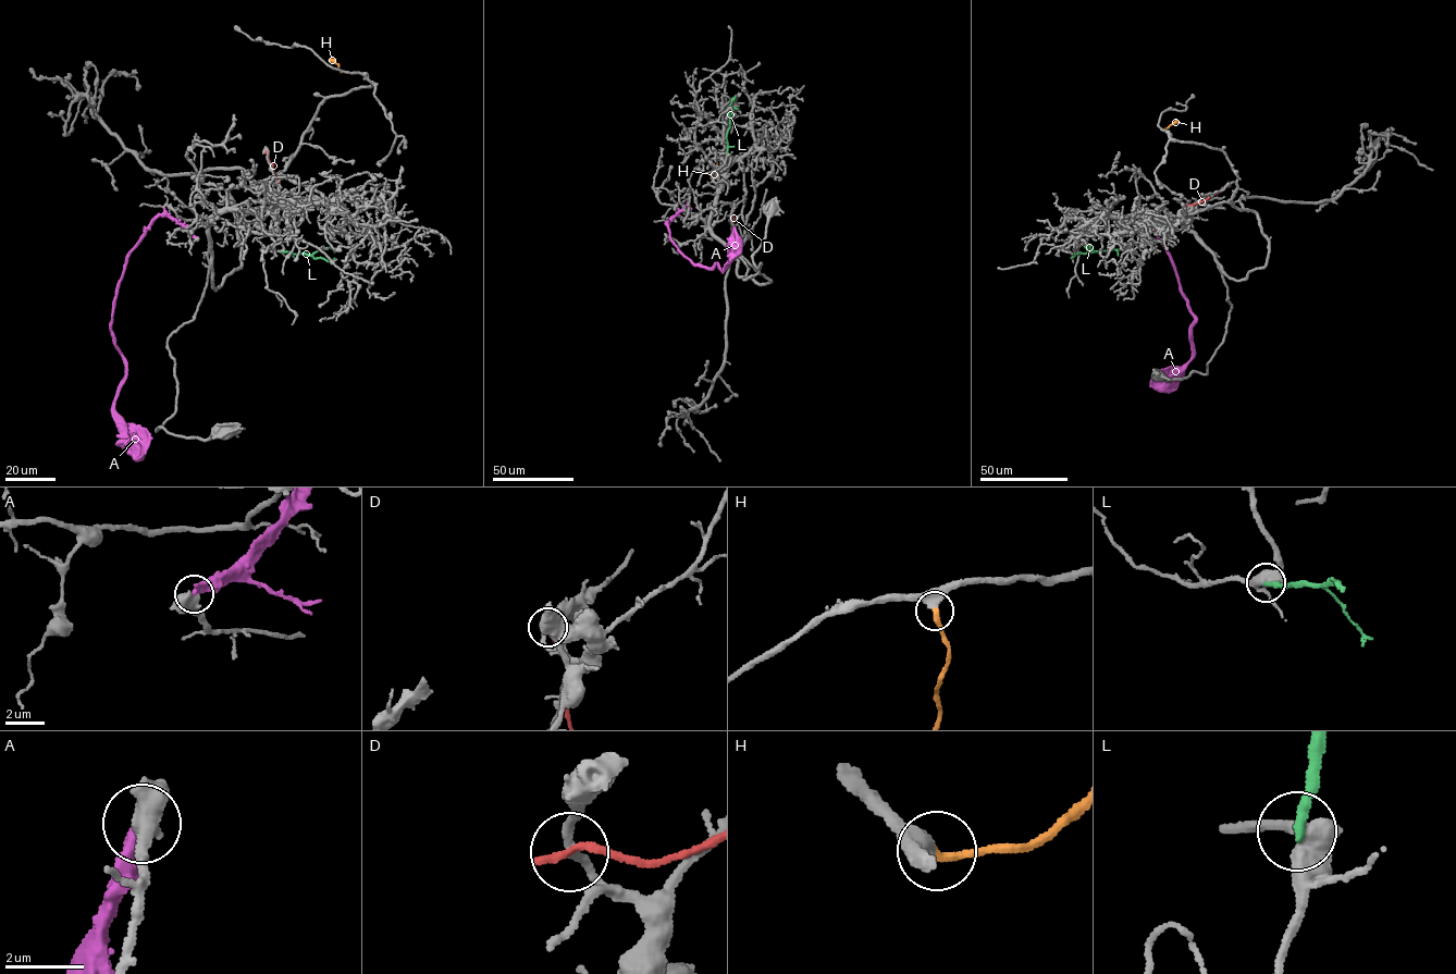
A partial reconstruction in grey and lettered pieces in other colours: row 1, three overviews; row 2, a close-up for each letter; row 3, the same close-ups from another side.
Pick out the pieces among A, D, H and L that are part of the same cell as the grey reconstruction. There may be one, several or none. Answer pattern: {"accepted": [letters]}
{"accepted": ["H"]}

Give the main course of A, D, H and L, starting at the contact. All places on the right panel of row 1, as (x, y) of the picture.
A: (1143, 237), (1156, 221), (1154, 233), (1194, 318), (1192, 358), (1182, 367), (1169, 368), (1150, 386)
D: (1187, 205), (1205, 200), (1228, 186)
H: (1162, 128), (1177, 121)
L: (1122, 249), (1078, 253), (1071, 258)

